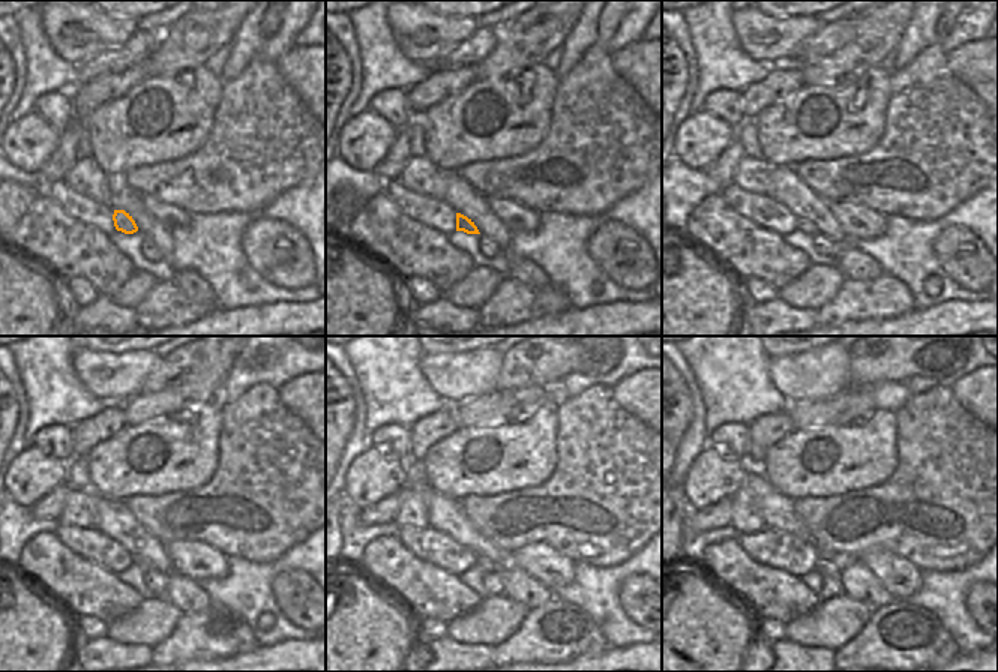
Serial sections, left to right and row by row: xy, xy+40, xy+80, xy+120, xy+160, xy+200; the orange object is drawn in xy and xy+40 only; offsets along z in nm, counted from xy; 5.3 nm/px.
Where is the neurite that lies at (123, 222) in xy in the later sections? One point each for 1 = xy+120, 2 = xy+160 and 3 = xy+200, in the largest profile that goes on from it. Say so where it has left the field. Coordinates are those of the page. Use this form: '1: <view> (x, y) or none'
1: xy+120 (138, 561)
2: xy+160 (486, 566)
3: xy+200 (827, 566)

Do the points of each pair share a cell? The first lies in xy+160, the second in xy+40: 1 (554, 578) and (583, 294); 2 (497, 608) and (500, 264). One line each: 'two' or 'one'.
1: two
2: two

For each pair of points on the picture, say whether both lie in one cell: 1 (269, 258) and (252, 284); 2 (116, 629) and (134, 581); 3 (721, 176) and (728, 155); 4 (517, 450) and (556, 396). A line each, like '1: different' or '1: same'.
1: different
2: different
3: same
4: different

